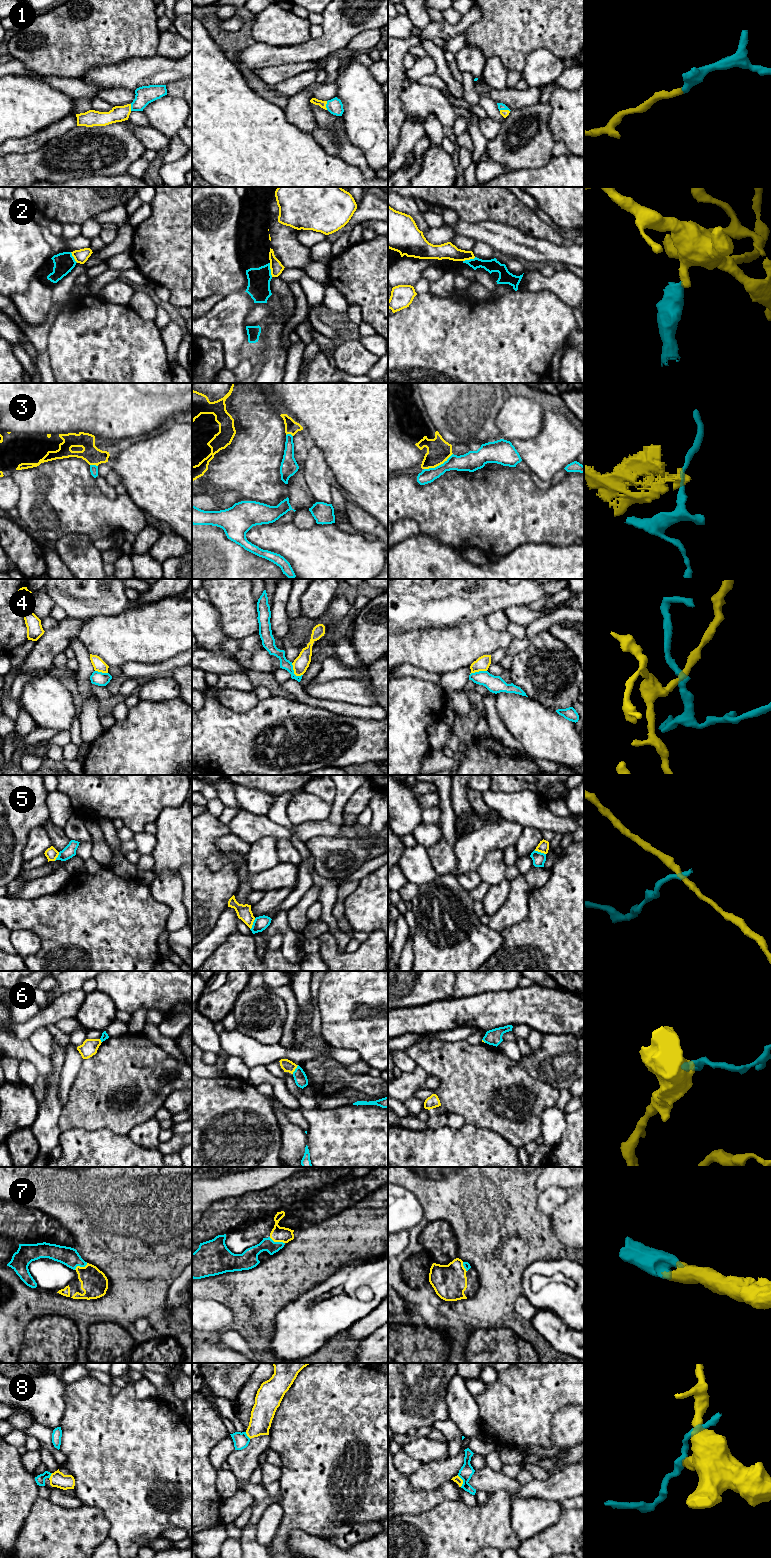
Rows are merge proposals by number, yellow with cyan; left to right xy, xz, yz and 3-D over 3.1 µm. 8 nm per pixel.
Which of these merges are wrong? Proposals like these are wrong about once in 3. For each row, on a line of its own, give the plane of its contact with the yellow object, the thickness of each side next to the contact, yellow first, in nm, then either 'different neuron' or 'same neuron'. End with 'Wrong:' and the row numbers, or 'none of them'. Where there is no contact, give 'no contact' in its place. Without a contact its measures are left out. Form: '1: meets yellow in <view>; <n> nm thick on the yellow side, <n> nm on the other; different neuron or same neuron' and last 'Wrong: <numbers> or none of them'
1: meets yellow in xz; 60 nm thick on the yellow side, 120 nm on the other; same neuron
2: meets yellow in xz; 100 nm thick on the yellow side, 180 nm on the other; different neuron
3: meets yellow in yz; 190 nm thick on the yellow side, 140 nm on the other; different neuron
4: meets yellow in xz; 120 nm thick on the yellow side, 80 nm on the other; different neuron
5: meets yellow in xz; 120 nm thick on the yellow side, 120 nm on the other; different neuron
6: meets yellow in xz; 100 nm thick on the yellow side, 100 nm on the other; different neuron
7: meets yellow in xz; 130 nm thick on the yellow side, 130 nm on the other; same neuron
8: meets yellow in yz; 60 nm thick on the yellow side, 110 nm on the other; same neuron
Wrong: 2, 3, 4, 5, 6

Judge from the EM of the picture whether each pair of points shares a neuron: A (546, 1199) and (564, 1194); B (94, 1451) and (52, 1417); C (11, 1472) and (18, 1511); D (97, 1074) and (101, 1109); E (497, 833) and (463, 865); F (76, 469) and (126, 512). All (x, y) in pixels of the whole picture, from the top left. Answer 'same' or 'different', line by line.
A: same
B: different
C: same
D: same
E: same
F: same

